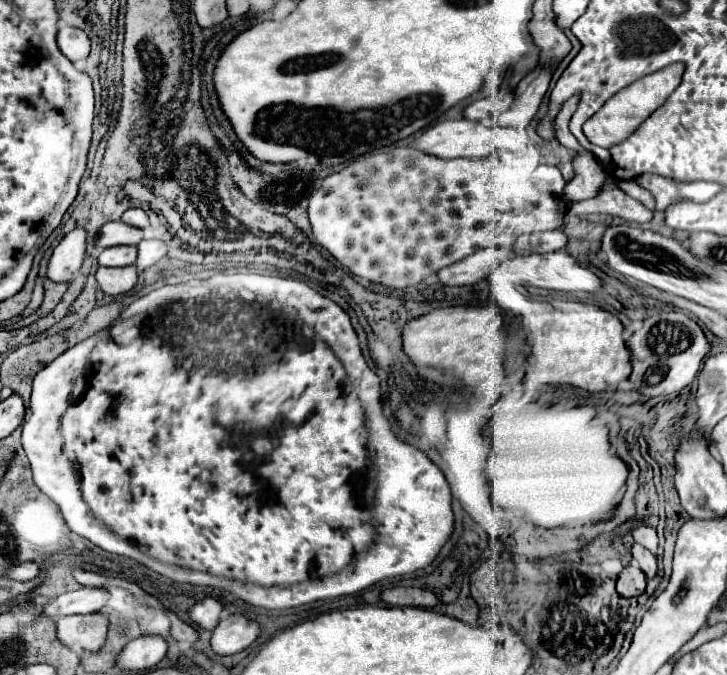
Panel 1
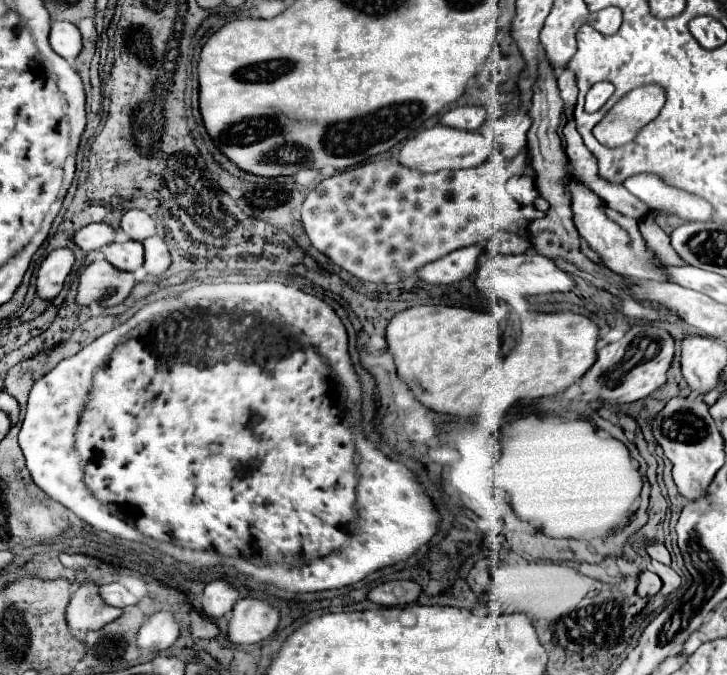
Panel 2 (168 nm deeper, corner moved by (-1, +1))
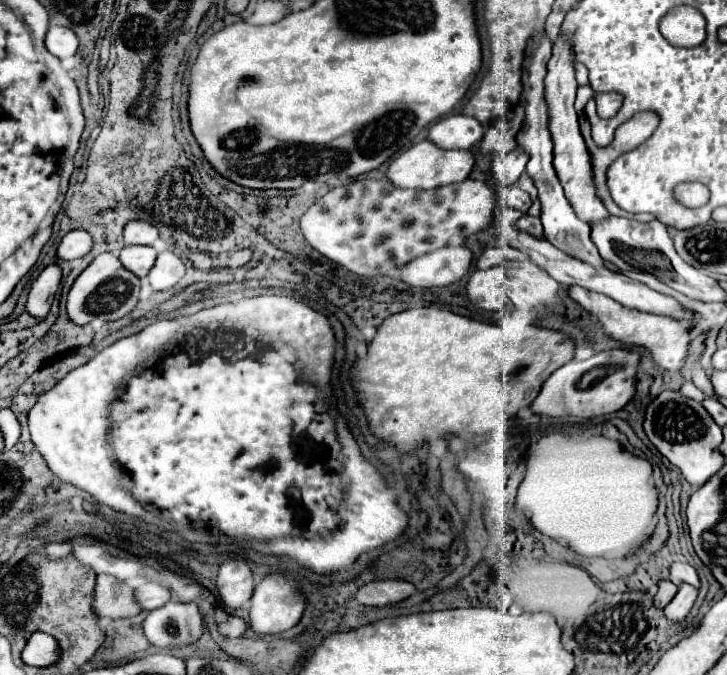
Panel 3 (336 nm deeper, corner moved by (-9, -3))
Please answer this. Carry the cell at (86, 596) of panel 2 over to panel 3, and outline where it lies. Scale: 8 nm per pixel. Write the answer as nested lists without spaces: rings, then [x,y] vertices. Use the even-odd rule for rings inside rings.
[[[107,573],[97,575],[93,609],[99,617],[111,617],[111,619],[125,619],[141,613],[141,605],[137,603],[131,585]]]

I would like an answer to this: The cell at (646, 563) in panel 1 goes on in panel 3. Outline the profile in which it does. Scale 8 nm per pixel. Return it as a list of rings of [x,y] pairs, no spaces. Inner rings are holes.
[[[679,585],[677,595],[673,597],[673,601],[663,609],[665,617],[673,623],[681,623],[689,617],[693,603],[697,599],[697,589],[693,589],[691,585]]]

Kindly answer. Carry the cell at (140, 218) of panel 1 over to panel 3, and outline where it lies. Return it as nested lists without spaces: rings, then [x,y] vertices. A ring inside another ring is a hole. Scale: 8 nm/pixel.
[[[129,221],[125,225],[125,245],[153,245],[159,239],[157,227],[147,221]]]

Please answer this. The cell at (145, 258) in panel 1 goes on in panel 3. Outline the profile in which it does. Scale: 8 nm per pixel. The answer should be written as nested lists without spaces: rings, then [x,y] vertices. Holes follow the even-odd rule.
[[[163,251],[163,253],[159,253],[147,279],[149,279],[149,285],[153,287],[153,291],[167,291],[167,289],[175,287],[183,279],[183,275],[185,275],[183,261],[175,253]]]

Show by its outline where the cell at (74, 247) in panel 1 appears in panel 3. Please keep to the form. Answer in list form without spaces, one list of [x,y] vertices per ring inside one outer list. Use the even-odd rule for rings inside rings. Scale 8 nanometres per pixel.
[[[49,265],[45,267],[39,277],[31,283],[25,311],[35,317],[35,319],[45,319],[49,313],[49,307],[53,303],[55,291],[59,289],[61,281],[61,267],[59,265]]]

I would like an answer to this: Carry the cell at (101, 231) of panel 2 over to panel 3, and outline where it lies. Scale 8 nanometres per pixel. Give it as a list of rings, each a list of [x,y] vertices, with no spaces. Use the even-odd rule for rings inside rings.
[[[77,229],[77,231],[71,231],[67,233],[59,247],[57,247],[57,257],[59,259],[79,259],[83,255],[87,255],[91,251],[91,241],[89,241],[89,235],[83,231],[83,229]]]

